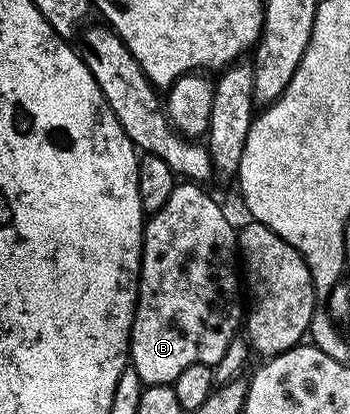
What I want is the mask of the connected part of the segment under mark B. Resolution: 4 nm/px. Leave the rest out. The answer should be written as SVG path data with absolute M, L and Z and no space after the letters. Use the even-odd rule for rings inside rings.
M181 182L173 187L171 190L171 198L167 198L167 202L165 205L161 207L161 209L155 213L152 213L144 221L143 224L143 243L141 246L141 278L137 282L137 307L133 309L133 329L129 332L129 360L131 361L131 367L139 374L139 378L141 379L142 385L148 386L150 384L172 384L175 378L179 378L179 374L183 374L183 370L187 370L187 366L195 366L196 364L207 364L210 366L214 366L215 364L220 362L220 359L223 356L223 352L227 350L228 343L231 342L235 333L242 327L243 324L243 311L241 312L241 308L237 303L241 300L241 290L243 294L243 288L240 284L237 285L237 278L239 282L239 272L236 268L233 269L233 258L235 262L235 253L238 251L238 242L237 242L237 232L235 231L235 225L233 226L232 222L225 217L225 212L220 208L219 205L216 204L215 201L212 200L211 197L208 196L207 193L204 192L202 185L197 182Z

